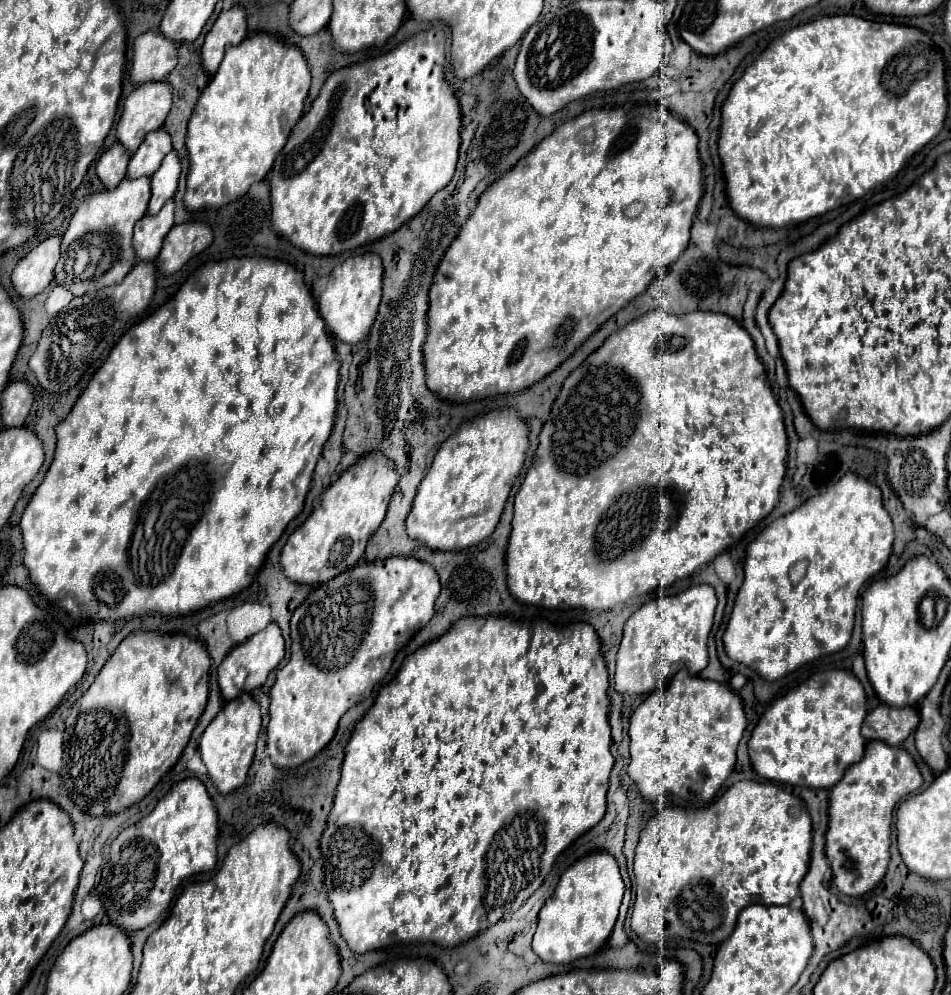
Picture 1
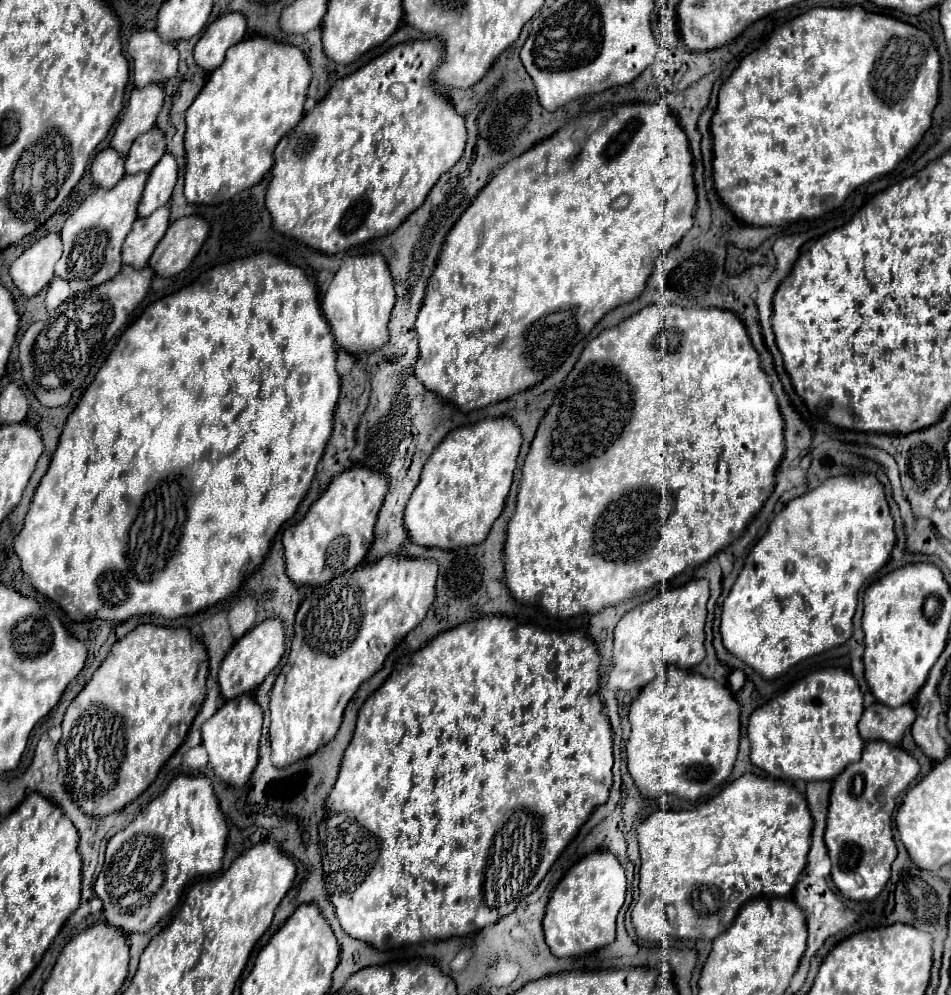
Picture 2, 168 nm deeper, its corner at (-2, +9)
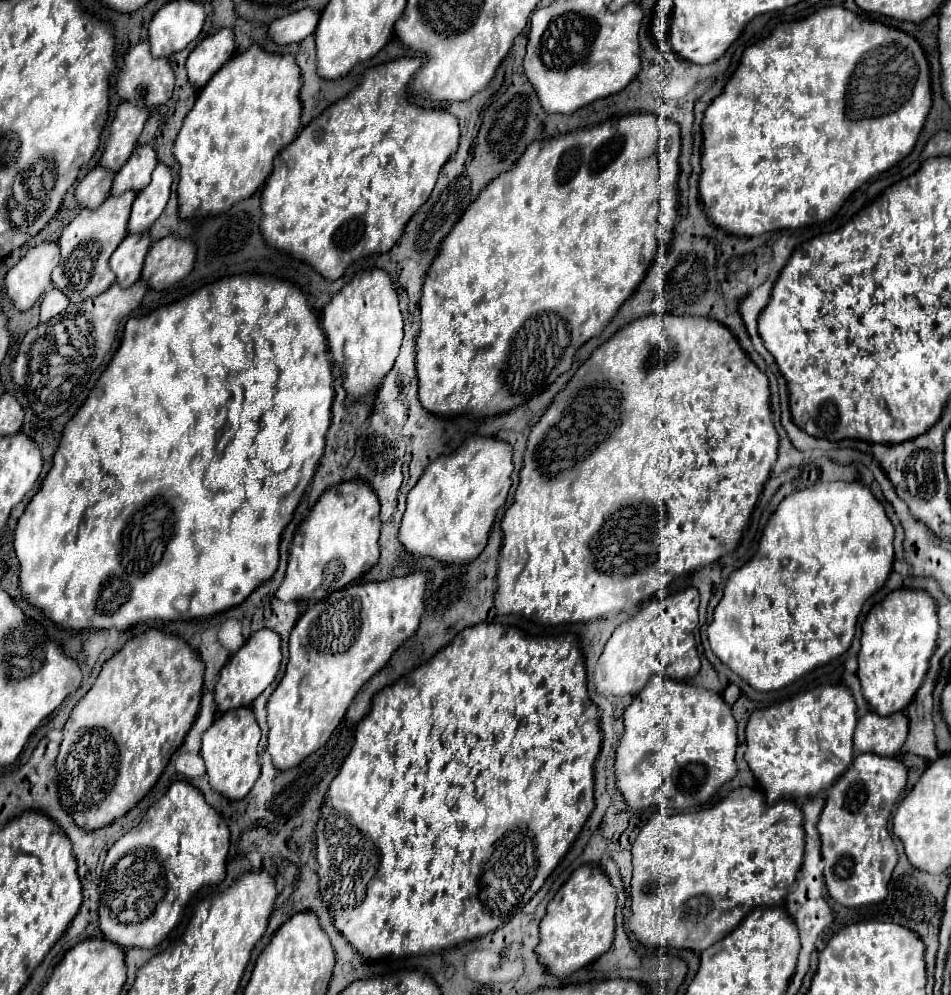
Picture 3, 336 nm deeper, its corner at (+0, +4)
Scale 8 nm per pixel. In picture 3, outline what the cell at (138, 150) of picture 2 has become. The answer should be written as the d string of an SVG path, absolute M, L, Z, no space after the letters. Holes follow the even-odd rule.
M138 145L130 159L124 163L124 167L116 173L116 179L112 183L112 195L120 195L128 189L142 191L150 183L150 175L156 167L156 151L150 145Z

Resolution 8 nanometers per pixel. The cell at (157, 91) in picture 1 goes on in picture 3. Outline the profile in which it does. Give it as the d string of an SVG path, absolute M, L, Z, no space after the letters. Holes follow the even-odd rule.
M126 101L118 105L116 117L110 125L110 137L100 161L102 167L118 171L128 161L148 117L150 113L146 113L146 109L134 109L134 105L126 105Z

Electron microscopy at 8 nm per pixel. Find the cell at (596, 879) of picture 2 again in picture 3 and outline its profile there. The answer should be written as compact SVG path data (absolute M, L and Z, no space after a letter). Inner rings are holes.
M598 865L578 867L548 903L546 915L540 921L540 943L536 947L540 961L556 977L572 975L596 961L614 941L614 913L616 887L610 883L610 877Z

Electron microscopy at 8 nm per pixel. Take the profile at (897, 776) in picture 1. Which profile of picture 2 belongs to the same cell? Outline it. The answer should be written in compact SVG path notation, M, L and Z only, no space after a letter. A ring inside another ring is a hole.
M882 740L868 742L862 758L836 776L830 792L826 820L826 848L832 860L832 882L848 900L874 900L890 878L890 866L898 854L892 838L892 812L896 798L918 776L920 766L912 754Z

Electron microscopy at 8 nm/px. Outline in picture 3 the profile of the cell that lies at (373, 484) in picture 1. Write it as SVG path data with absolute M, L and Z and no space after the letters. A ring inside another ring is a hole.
M352 479L330 487L298 527L290 545L284 583L276 591L280 601L318 601L358 579L378 561L378 497L368 481Z

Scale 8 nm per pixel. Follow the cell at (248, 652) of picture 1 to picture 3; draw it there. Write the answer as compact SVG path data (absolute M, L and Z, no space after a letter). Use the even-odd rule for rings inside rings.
M260 629L256 631L244 645L230 657L230 661L224 665L220 671L218 683L216 683L216 705L220 713L226 713L230 709L238 707L250 707L252 701L276 679L278 669L282 661L282 651L280 651L280 635L270 629Z

